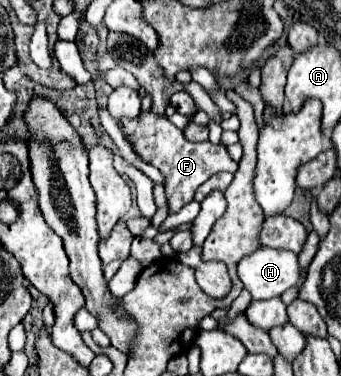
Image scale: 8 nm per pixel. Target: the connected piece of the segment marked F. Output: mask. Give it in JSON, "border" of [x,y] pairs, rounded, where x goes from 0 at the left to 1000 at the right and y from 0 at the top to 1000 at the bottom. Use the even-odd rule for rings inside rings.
{"border":[[[411,301],[399,322],[381,322],[381,327],[358,322],[358,332],[370,348],[370,370],[393,375],[393,402],[428,434],[446,434],[457,449],[469,449],[469,460],[481,471],[481,492],[487,492],[493,551],[504,566],[528,561],[545,540],[557,540],[569,529],[575,497],[587,497],[628,460],[686,463],[698,449],[698,434],[669,412],[657,386],[622,386],[616,375],[557,380],[540,370],[534,343],[504,332],[487,311],[463,311],[446,301]]]}

